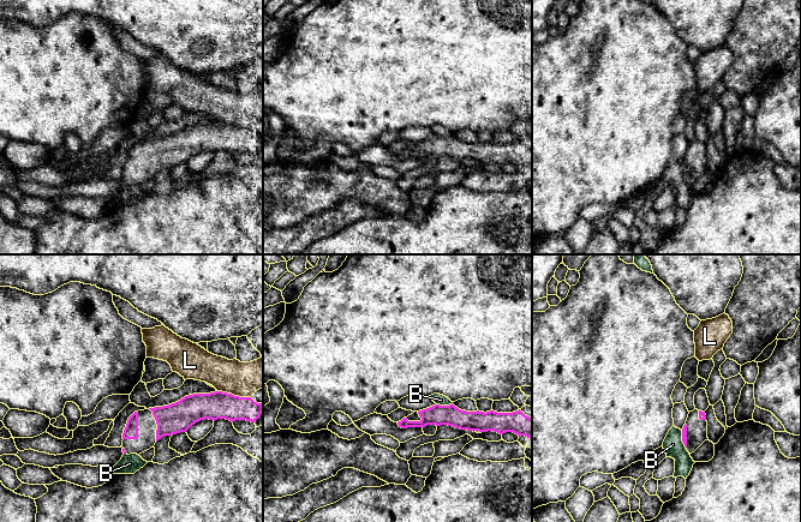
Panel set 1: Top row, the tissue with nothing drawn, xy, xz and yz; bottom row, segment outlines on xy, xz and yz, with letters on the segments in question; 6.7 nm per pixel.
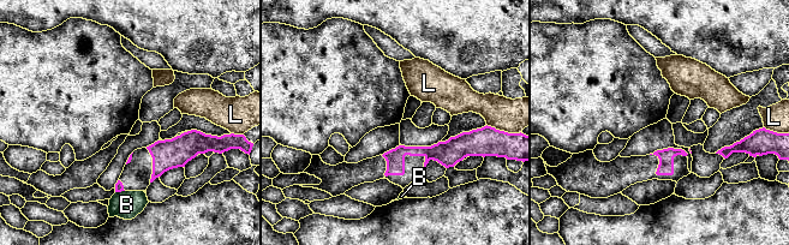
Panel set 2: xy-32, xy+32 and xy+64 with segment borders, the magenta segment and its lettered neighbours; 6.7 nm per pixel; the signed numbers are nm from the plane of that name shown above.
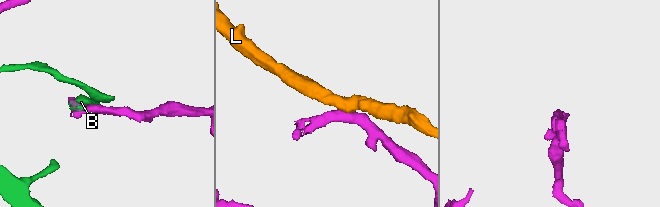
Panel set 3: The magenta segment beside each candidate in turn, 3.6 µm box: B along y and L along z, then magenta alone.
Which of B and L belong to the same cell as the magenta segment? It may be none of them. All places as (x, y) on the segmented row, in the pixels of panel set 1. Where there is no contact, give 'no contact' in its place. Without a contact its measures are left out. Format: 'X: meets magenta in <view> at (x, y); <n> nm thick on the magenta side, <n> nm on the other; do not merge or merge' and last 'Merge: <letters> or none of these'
B: meets magenta in yz at (682, 438); 30 nm thick on the magenta side, 140 nm on the other; do not merge
L: meets magenta in xy at (233, 395); 180 nm thick on the magenta side, 240 nm on the other; do not merge
Merge: none of these

